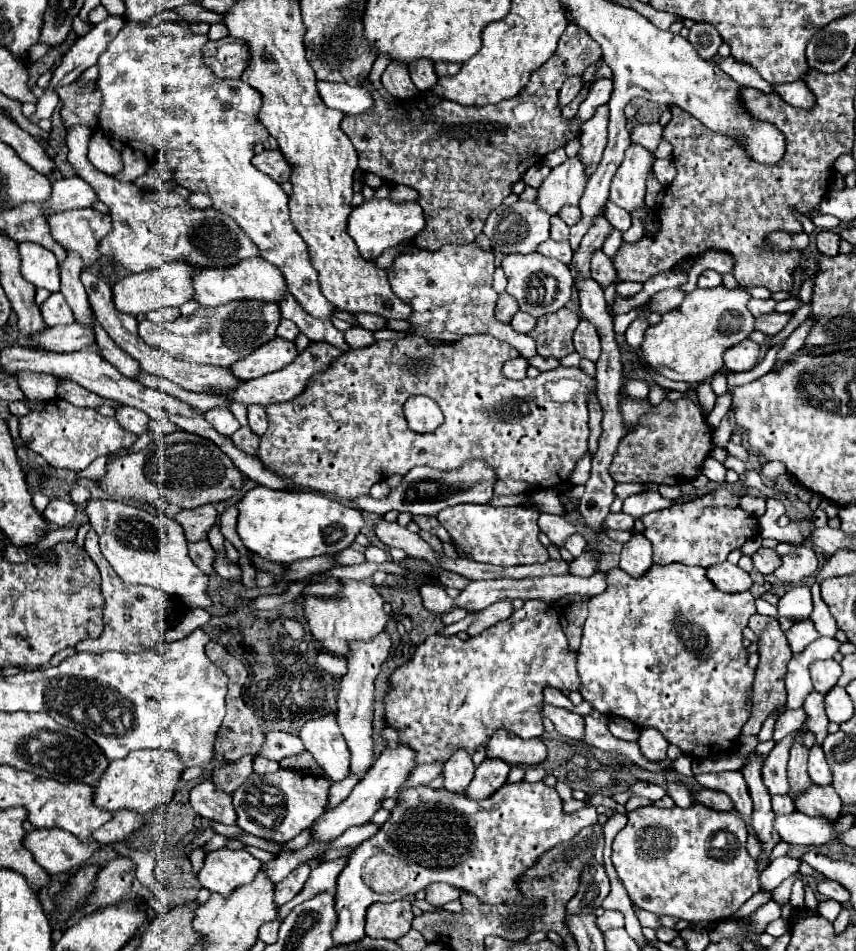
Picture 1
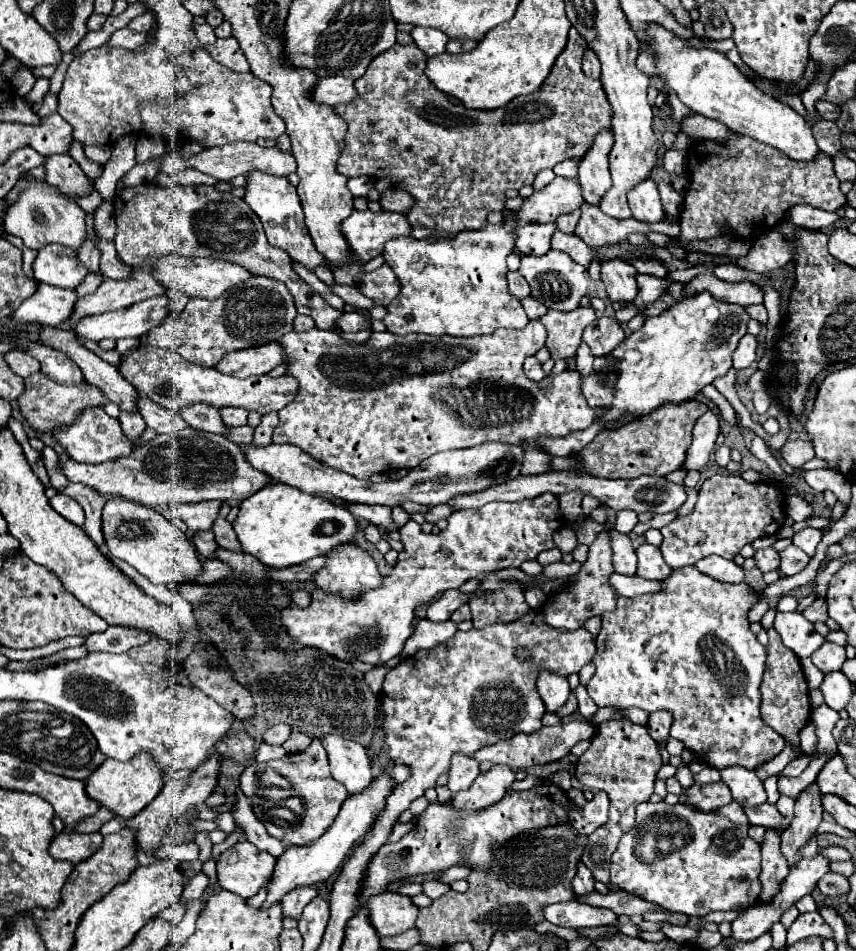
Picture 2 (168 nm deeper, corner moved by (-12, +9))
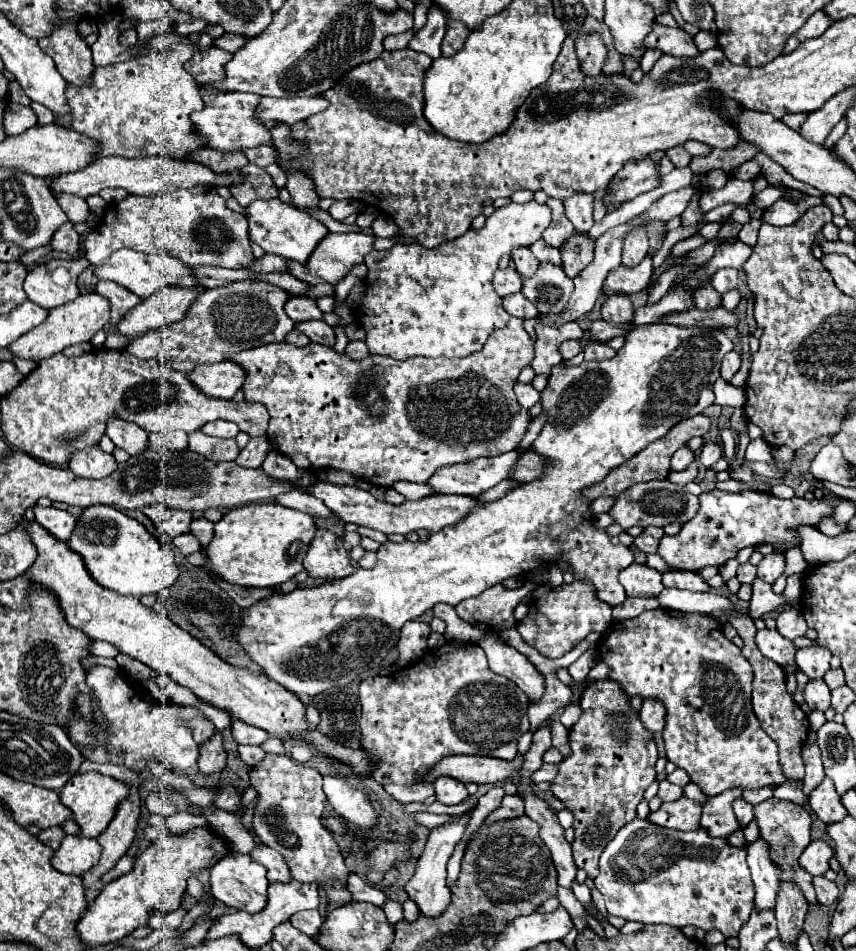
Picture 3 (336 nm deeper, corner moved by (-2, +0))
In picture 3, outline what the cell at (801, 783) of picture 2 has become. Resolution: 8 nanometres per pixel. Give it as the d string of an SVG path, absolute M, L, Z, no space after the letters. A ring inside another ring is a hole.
M769 798L761 804L755 806L755 822L759 826L759 834L761 838L767 842L769 846L769 856L771 862L781 870L781 878L783 874L787 874L787 882L799 886L799 890L803 892L803 896L807 898L807 904L817 904L815 898L815 890L811 886L813 876L807 874L801 866L799 866L799 854L805 850L805 846L811 842L811 824L813 818L804 807L798 806L789 800L775 800Z

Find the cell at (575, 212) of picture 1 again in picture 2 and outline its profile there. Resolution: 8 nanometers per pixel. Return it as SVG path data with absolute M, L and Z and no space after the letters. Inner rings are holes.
M581 205L581 219L577 223L575 235L579 235L589 247L601 247L609 243L619 243L625 241L629 233L647 233L649 231L659 232L671 238L678 238L681 232L680 225L675 221L663 220L657 223L646 223L641 221L619 221L613 219L597 205Z

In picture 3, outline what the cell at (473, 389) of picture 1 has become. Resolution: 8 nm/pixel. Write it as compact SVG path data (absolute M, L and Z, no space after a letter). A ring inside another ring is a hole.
M511 318L503 330L485 342L481 352L467 358L409 358L399 362L389 356L367 356L361 362L339 356L333 348L309 344L305 348L275 342L227 360L245 370L243 392L247 402L259 402L269 412L269 442L287 454L295 466L305 470L335 468L345 470L375 486L393 486L399 480L427 482L443 466L471 462L481 456L499 456L515 450L527 432L529 418L515 398L513 384L523 366L533 360L533 340L523 328L523 320Z

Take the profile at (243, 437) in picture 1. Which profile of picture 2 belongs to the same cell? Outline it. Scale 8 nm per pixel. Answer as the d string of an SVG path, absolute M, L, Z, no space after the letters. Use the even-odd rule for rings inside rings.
M249 425L235 427L235 429L231 429L231 433L229 433L227 439L235 441L235 443L251 443L251 441L253 441L253 431L255 431L255 429L249 427Z

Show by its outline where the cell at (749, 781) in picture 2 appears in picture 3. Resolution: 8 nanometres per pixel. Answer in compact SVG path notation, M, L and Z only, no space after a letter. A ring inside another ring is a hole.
M737 798L733 802L733 808L735 808L735 816L737 816L737 822L741 828L749 826L749 822L753 820L753 806L749 802L745 802L743 798Z

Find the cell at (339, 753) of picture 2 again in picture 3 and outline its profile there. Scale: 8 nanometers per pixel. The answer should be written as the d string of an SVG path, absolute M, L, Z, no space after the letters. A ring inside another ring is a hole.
M325 776L323 792L337 816L345 818L347 822L357 824L361 828L375 828L379 824L379 814L373 810L369 798L363 792L351 788L345 780Z

